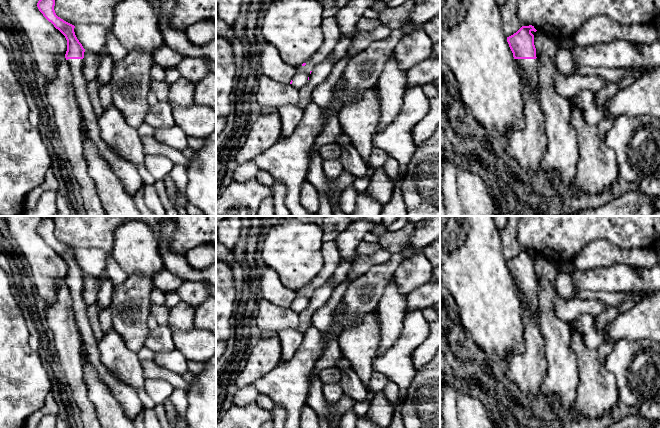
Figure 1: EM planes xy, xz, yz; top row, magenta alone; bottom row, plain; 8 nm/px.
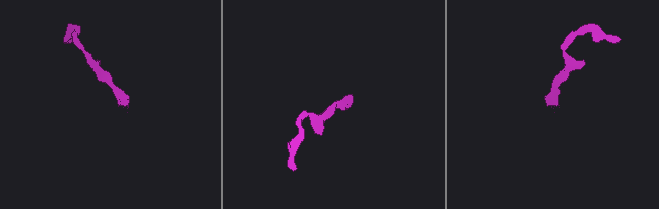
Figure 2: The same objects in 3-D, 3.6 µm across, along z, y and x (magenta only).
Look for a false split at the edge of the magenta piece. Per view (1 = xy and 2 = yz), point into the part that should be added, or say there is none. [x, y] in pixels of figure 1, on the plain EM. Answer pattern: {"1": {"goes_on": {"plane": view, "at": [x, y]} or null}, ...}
{"1": {"goes_on": {"plane": "xy", "at": [127, 396]}}, "2": {"goes_on": {"plane": "yz", "at": [528, 291]}}}

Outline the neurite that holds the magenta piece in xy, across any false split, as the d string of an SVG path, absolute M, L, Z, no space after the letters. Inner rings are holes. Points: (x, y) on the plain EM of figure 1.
M42 219L37 227L37 231L43 240L51 246L67 264L65 282L72 297L75 321L86 357L98 372L101 380L119 402L124 414L134 422L136 417L143 411L143 405L139 399L137 390L123 383L101 362L98 342L94 337L87 315L87 305L82 295L85 273L75 259L75 250L58 241L55 237L54 230L55 224L53 220Z

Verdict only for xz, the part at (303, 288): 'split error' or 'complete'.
split error

